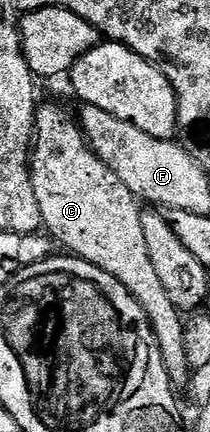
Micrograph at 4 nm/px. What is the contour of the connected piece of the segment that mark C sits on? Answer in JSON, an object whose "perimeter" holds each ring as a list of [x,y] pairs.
{"perimeter":[[[42,101],[37,107],[35,141],[31,151],[31,173],[35,198],[39,200],[42,227],[50,238],[66,246],[74,258],[82,258],[115,276],[127,292],[143,308],[153,329],[153,335],[163,356],[167,376],[174,387],[188,387],[191,367],[183,336],[185,318],[171,304],[159,275],[151,265],[147,240],[143,237],[142,207],[139,199],[99,160],[81,131],[78,119],[73,118],[57,102]]]}

